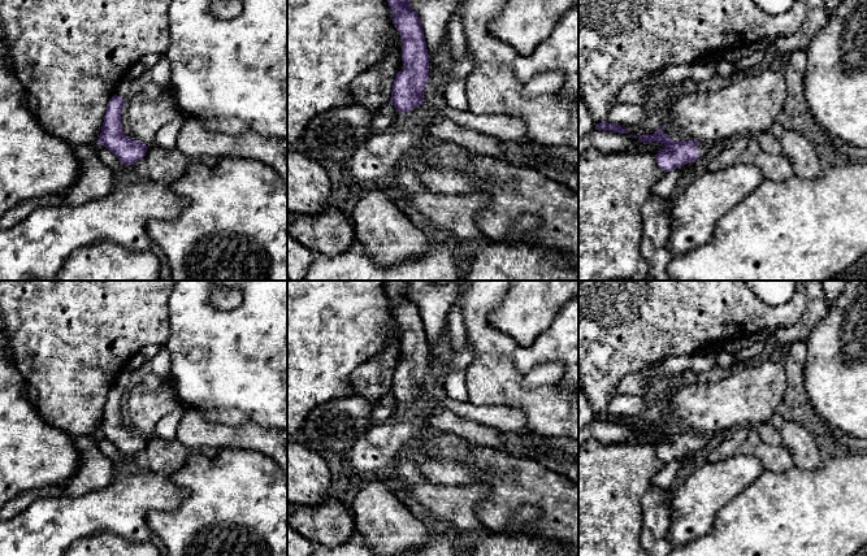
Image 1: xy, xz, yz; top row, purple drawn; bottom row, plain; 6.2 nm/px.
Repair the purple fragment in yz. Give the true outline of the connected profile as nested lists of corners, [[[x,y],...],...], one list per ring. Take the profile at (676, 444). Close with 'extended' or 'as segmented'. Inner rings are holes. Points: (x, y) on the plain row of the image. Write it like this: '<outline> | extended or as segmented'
[[[667,416],[660,417],[660,420],[653,426],[630,426],[637,429],[643,435],[658,433],[666,436],[664,440],[655,446],[658,456],[664,464],[681,459],[688,453],[695,453],[708,444],[708,438],[703,434],[699,434],[698,431],[673,433],[667,425],[662,422],[662,420],[666,417]]] | extended

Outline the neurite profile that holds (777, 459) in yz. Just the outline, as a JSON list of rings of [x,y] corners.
[[[746,426],[740,434],[729,434],[720,446],[715,447],[707,456],[707,462],[715,464],[736,455],[757,456],[763,469],[773,473],[783,473],[790,469],[794,462],[789,449],[781,446],[770,446],[762,442],[759,431]]]

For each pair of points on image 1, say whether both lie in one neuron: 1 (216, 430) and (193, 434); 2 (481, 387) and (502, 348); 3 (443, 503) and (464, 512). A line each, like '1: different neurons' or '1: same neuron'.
1: same neuron
2: same neuron
3: same neuron

